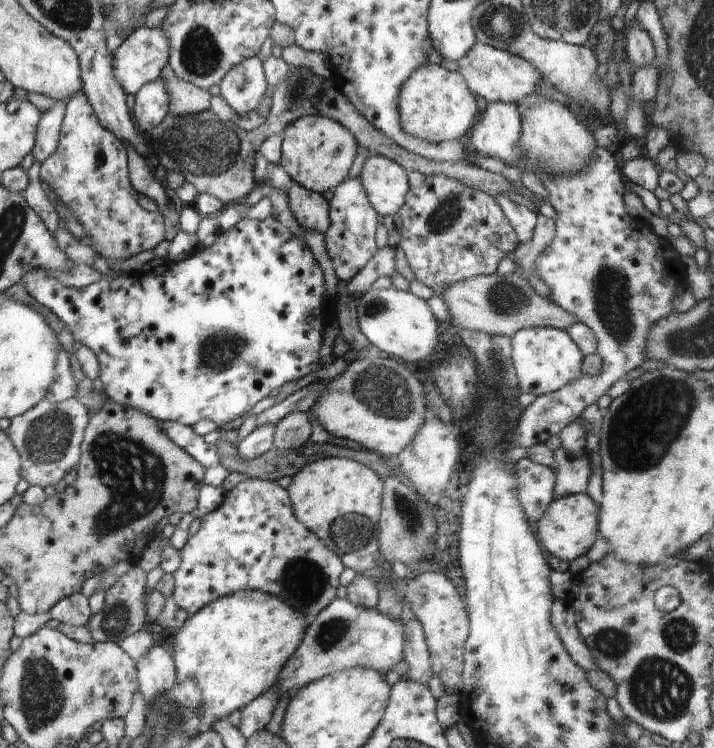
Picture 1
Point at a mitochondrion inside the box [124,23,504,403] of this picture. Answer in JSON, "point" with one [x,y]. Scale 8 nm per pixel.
{"point":[200,145]}

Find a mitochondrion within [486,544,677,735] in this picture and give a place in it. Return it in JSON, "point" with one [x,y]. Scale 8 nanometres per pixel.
{"point":[613,643]}

